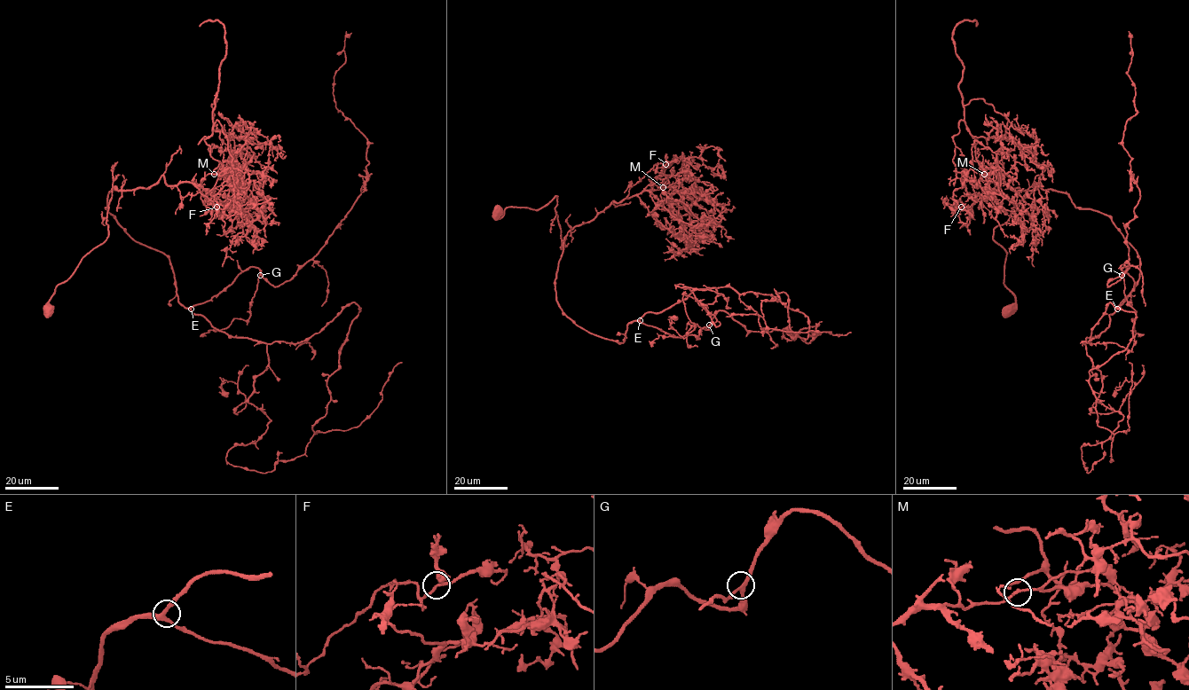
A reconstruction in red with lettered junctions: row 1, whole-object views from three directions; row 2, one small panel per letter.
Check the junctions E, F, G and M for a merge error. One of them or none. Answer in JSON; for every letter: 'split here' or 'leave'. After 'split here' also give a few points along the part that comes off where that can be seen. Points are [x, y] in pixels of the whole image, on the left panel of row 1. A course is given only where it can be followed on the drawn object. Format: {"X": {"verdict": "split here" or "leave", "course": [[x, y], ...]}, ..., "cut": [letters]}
{"E": {"verdict": "leave"}, "F": {"verdict": "leave"}, "G": {"verdict": "leave"}, "M": {"verdict": "split here", "course": [[214, 174], [224, 167], [205, 141], [216, 98], [215, 130], [229, 140], [236, 124], [253, 127], [286, 155]]}, "cut": ["M"]}

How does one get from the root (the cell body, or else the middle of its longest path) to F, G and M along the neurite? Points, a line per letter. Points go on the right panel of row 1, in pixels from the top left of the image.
F: (1008, 310), (1015, 296), (993, 230), (1037, 188), (999, 175), (960, 207)
G: (1008, 310), (993, 230), (1036, 187), (1104, 213), (1136, 250), (1138, 282), (1118, 308), (1134, 283), (1122, 275)
M: (1008, 310), (1015, 296), (993, 230), (1037, 188), (1000, 175), (987, 184), (984, 174)

